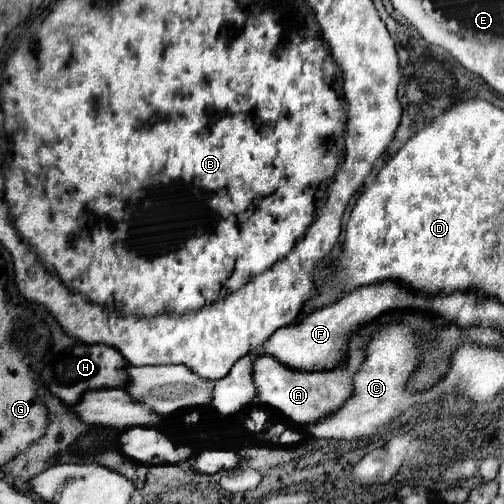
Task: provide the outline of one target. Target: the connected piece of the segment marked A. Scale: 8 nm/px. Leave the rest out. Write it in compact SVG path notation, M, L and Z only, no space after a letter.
M368 325L362 327L350 345L350 359L346 367L334 369L334 371L324 371L324 373L302 373L302 371L294 371L288 369L284 365L280 365L276 359L272 357L260 357L254 363L254 383L260 391L260 401L278 409L280 413L284 413L286 417L294 419L296 423L316 423L328 415L332 415L334 411L338 411L348 397L352 397L354 393L354 375L356 369L362 367L364 357L366 357L366 343L370 341L372 331L368 331Z

